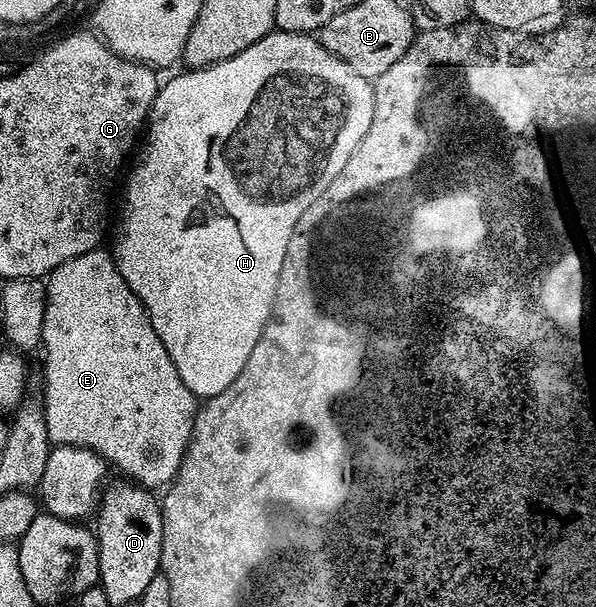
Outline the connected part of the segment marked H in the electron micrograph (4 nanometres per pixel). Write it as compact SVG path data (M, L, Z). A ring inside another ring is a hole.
M273 29L272 33L262 36L258 44L250 44L250 48L226 60L215 62L212 66L188 68L183 72L185 74L161 85L152 111L148 114L146 133L139 147L140 155L138 150L136 163L124 186L124 207L120 210L120 223L116 226L114 257L118 272L122 272L122 280L130 284L130 292L134 292L134 296L138 296L144 305L150 324L154 324L154 332L158 332L158 340L162 340L162 348L170 352L170 360L174 360L174 368L178 368L182 384L186 384L186 388L190 388L197 399L207 400L216 398L226 388L230 388L238 372L242 372L246 360L250 360L254 344L258 344L272 317L278 276L282 272L282 260L286 260L286 244L290 244L290 232L294 232L298 216L302 216L302 212L306 212L306 208L310 208L310 204L314 204L314 200L326 192L330 180L334 180L334 176L338 176L342 168L348 166L358 144L364 142L366 131L371 127L370 120L374 116L374 104L378 99L372 91L373 83L354 72L350 64L338 60L338 56L331 54L321 44L319 37L285 30Z

